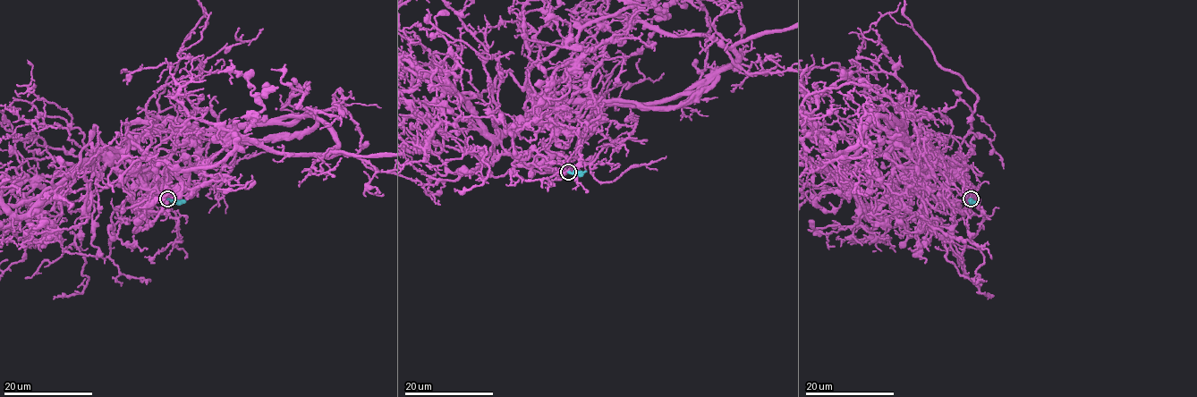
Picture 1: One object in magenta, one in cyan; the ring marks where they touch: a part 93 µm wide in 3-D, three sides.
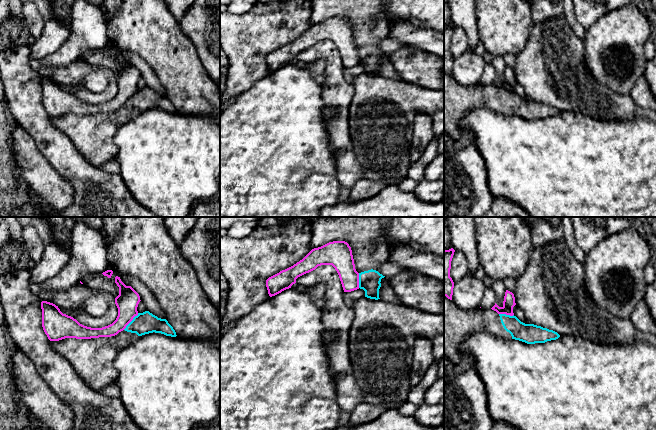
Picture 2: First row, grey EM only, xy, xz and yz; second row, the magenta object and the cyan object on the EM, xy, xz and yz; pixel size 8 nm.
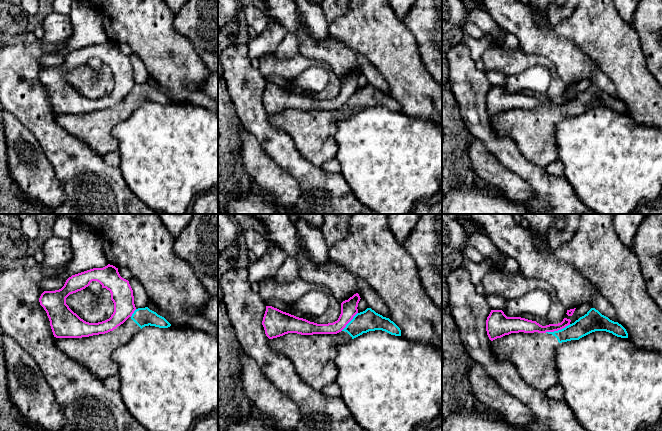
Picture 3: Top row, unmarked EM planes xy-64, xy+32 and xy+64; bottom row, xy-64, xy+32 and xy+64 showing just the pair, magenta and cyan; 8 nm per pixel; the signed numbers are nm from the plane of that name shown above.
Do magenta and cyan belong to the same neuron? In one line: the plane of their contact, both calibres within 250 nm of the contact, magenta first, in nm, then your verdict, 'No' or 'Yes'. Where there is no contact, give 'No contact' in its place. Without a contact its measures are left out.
Touches magenta in xy. Thickness 180 nm (magenta) against 180 nm. No

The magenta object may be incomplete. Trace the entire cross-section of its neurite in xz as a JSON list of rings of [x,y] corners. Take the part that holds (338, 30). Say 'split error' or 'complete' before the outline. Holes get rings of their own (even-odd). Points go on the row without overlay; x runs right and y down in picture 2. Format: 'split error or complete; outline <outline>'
complete; outline [[[345,17],[329,18],[312,25],[302,36],[266,56],[270,73],[291,64],[296,55],[321,41],[332,41],[337,47],[344,68],[359,65],[359,49],[355,45],[352,26]]]

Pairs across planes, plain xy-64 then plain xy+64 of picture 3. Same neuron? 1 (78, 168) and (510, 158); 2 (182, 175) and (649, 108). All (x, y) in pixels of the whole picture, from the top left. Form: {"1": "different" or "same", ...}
{"1": "same", "2": "different"}

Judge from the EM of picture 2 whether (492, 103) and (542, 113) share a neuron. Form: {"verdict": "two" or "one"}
{"verdict": "one"}

